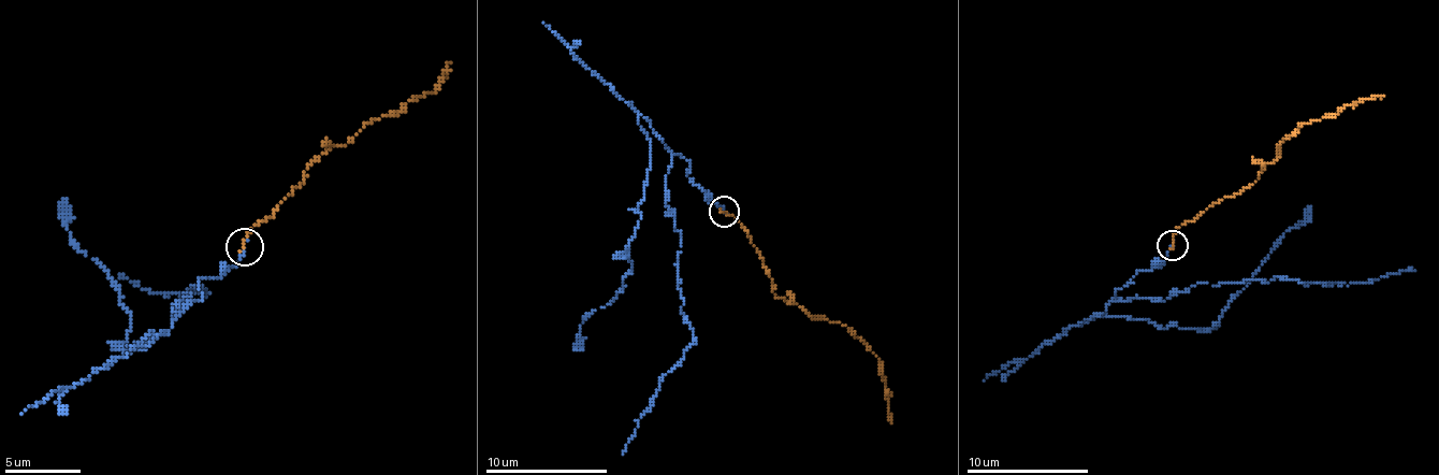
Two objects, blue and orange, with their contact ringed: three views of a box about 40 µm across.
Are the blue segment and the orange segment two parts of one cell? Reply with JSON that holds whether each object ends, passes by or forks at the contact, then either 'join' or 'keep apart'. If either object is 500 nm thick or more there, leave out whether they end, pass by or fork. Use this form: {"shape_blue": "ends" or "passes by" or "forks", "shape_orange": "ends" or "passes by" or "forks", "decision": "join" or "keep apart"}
{"shape_blue": "ends", "shape_orange": "ends", "decision": "join"}

